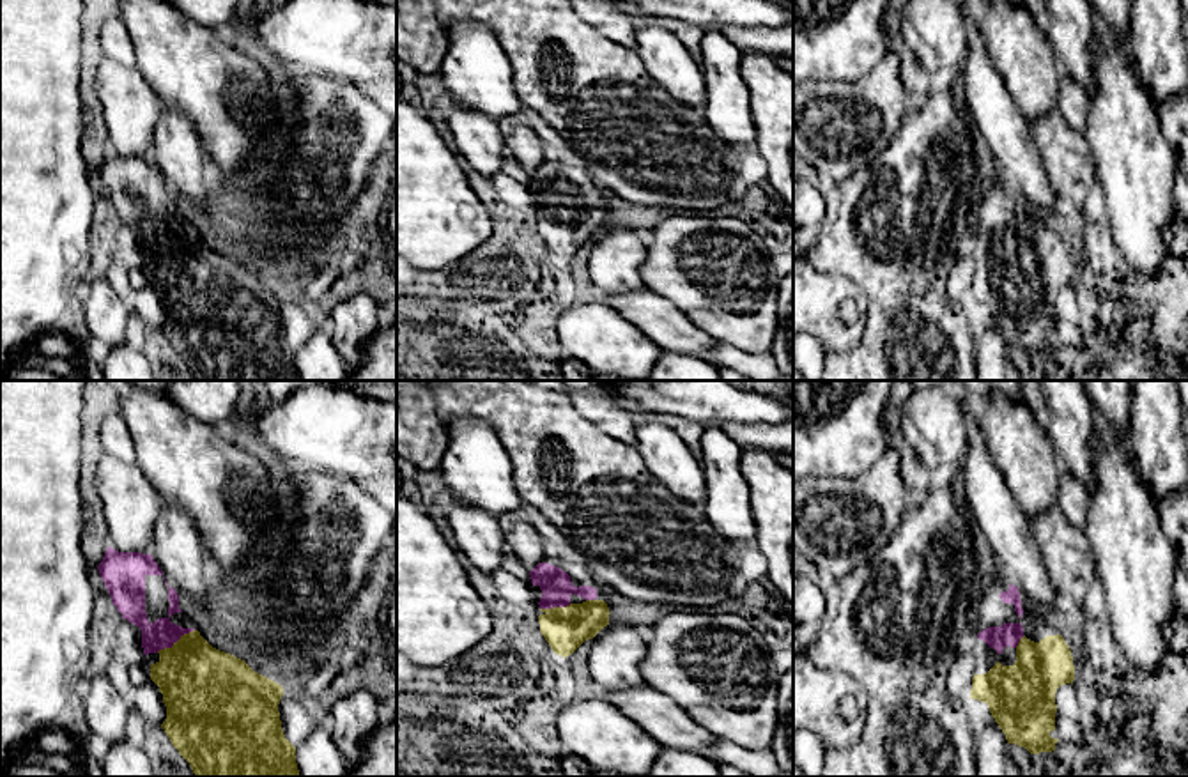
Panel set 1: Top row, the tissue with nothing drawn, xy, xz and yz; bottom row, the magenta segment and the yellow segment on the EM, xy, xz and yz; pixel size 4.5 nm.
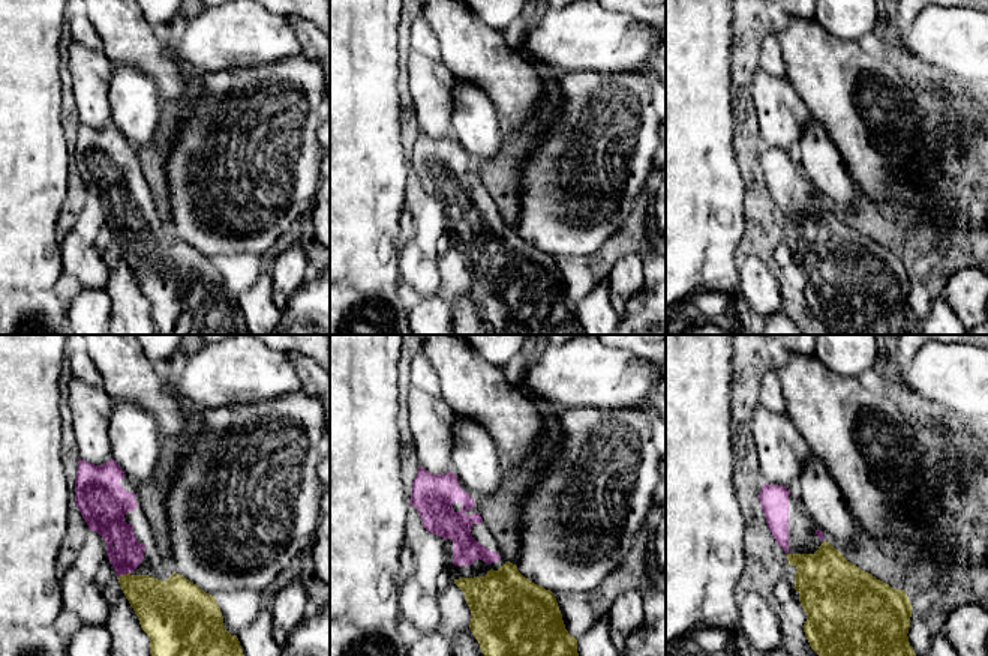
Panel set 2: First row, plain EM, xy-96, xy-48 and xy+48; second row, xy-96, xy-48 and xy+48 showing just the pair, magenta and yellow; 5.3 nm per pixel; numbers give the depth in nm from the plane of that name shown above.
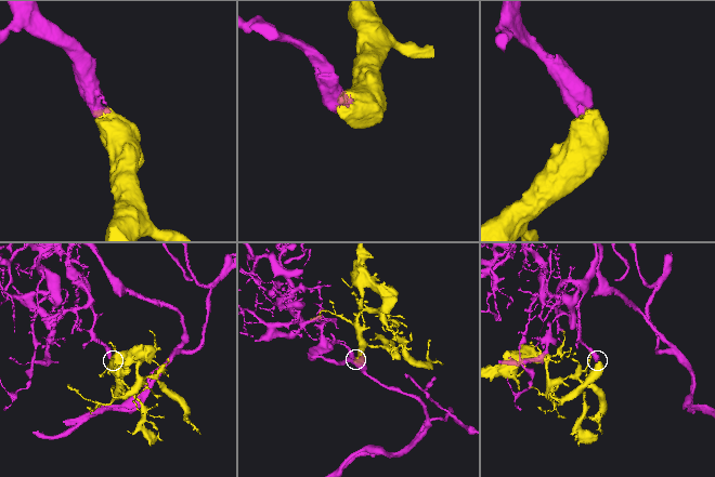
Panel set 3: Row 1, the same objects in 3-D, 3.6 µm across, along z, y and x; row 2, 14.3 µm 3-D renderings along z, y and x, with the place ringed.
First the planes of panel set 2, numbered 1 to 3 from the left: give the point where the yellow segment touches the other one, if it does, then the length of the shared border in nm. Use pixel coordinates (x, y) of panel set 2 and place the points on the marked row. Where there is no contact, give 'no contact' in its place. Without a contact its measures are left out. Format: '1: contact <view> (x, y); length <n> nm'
1: contact xy-96 (125, 574); length 60 nm
2: no contact
3: no contact

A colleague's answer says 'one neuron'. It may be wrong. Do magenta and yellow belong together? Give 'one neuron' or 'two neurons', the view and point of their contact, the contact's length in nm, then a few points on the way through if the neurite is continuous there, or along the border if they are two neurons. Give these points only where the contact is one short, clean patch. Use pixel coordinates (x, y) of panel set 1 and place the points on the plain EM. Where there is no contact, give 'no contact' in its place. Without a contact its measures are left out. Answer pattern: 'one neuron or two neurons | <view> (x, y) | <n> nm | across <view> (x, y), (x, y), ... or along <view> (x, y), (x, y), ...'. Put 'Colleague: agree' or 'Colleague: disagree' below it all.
one neuron | xy (174, 245) | 200 nm | across xy (162, 238), (174, 245), (202, 291)
Colleague: agree

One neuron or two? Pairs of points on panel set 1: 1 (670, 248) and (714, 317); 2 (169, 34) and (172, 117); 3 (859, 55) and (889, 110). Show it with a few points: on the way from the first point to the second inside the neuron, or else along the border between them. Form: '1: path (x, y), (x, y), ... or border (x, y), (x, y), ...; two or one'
1: path (677, 266), (686, 282), (703, 300); one
2: border (163, 101), (176, 107), (190, 121), (199, 138); two
3: border (887, 52), (856, 80), (827, 80); two

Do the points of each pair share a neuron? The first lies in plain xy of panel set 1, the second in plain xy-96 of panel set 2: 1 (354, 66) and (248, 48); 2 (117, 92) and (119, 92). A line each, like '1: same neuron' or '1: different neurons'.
1: same neuron
2: different neurons

